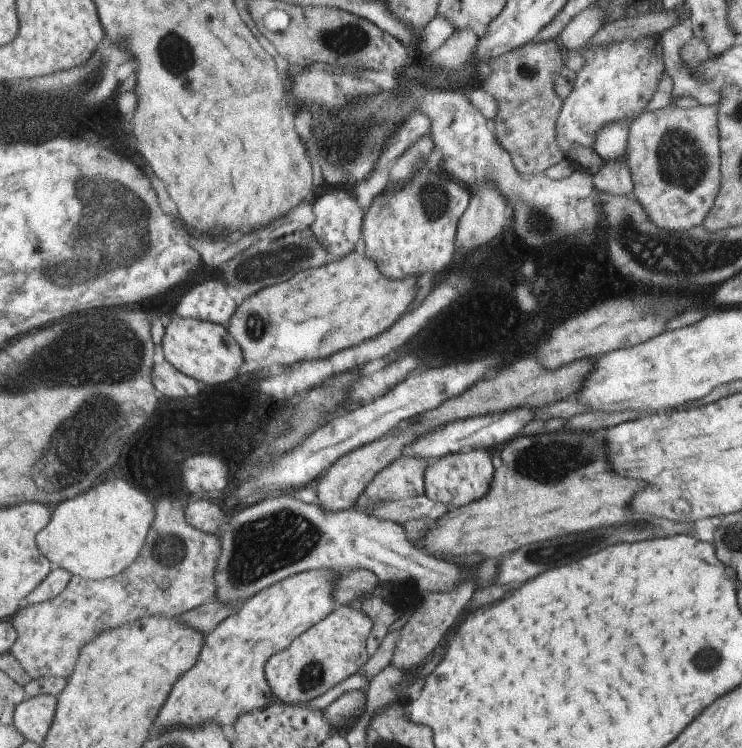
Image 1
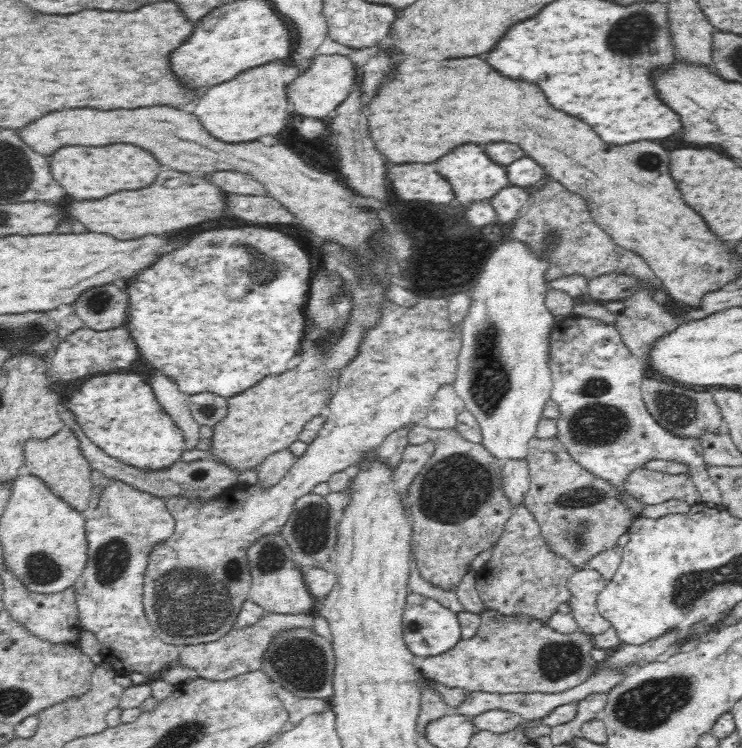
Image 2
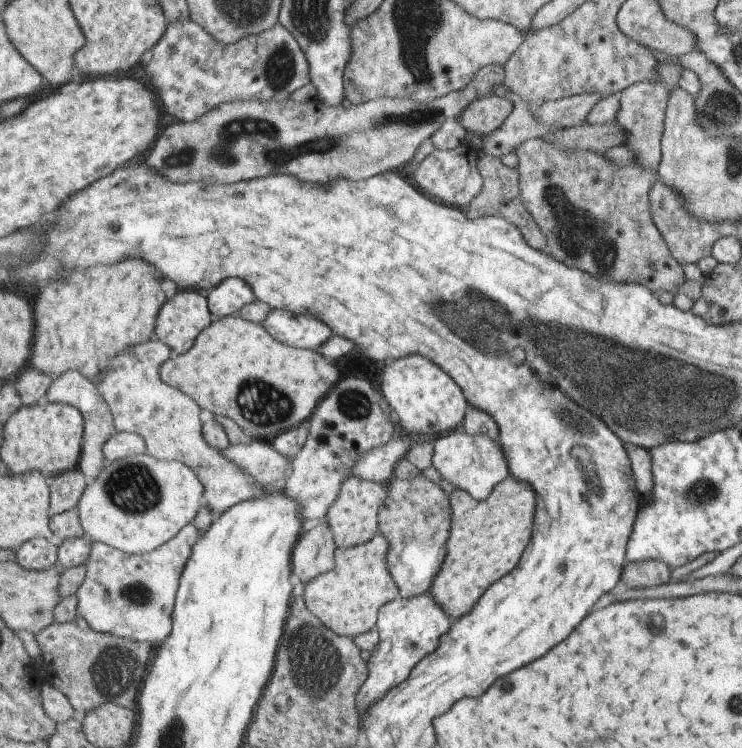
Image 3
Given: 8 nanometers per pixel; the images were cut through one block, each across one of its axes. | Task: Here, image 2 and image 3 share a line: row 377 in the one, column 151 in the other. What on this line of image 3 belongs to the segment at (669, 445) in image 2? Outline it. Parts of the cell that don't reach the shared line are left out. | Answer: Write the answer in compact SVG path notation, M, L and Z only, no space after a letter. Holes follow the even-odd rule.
M195 524L183 528L169 544L143 556L131 556L107 544L91 542L91 552L85 560L85 580L73 594L77 598L79 618L89 622L97 632L109 632L111 636L133 642L157 644L159 648L173 632L177 588L189 560L193 560L193 548L197 548L197 544L201 544L201 536Z

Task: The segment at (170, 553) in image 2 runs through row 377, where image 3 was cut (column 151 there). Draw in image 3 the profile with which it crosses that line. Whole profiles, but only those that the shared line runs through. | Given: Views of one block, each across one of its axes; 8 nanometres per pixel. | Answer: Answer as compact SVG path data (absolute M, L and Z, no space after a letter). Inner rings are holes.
M153 338L141 346L131 348L111 362L109 372L97 382L99 394L111 406L115 426L119 432L141 434L147 440L149 456L163 462L183 462L203 484L203 506L207 506L215 520L243 502L263 498L267 490L243 466L225 456L225 450L205 442L205 424L201 422L201 406L189 394L167 386L161 380L161 368L175 358L175 352ZM155 430L155 432L153 432Z

